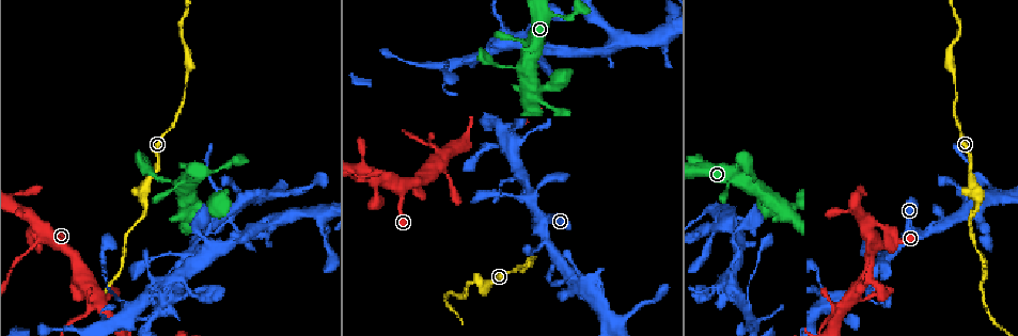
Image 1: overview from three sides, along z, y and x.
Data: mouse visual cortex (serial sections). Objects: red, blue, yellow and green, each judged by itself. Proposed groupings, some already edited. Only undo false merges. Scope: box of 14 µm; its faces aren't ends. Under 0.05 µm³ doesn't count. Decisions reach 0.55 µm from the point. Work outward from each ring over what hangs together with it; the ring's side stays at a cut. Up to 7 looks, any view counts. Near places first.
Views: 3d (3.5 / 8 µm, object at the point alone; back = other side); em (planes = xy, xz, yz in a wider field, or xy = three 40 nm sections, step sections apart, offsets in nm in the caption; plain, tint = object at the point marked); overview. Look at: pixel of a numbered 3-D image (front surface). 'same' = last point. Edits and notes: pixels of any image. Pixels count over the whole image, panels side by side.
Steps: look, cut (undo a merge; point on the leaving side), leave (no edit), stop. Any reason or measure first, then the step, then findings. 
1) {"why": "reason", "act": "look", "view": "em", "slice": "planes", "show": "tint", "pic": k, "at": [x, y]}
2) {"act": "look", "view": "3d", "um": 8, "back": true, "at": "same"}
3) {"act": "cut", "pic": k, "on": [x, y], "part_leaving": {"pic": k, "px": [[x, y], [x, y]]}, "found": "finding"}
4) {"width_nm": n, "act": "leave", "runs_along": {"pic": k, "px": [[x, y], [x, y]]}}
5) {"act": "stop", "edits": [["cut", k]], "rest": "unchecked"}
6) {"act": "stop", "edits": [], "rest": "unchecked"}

{"why": "small branch off a trunk", "act": "look", "view": "3d", "um": 3.5, "pic": 1, "at": [242, 199]}

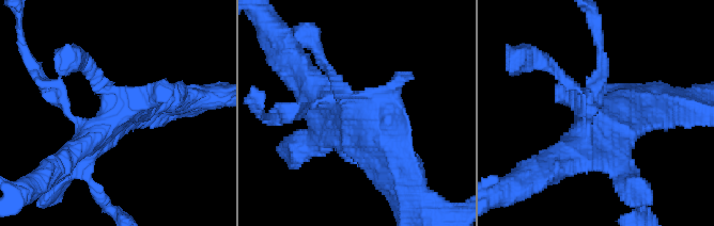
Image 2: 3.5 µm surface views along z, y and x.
{"act": "look", "view": "em", "slice": "planes", "show": "tint", "pic": 2, "at": [356, 110]}

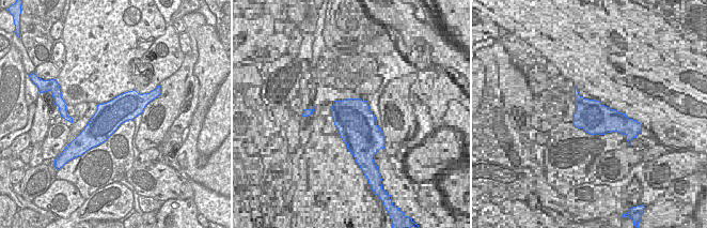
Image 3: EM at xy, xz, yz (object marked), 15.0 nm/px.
{"why": "cut it another way", "act": "look", "view": "em", "slice": "xy", "step": 5, "show": "tint", "at": "same"}

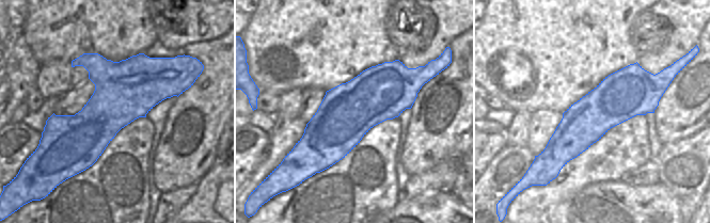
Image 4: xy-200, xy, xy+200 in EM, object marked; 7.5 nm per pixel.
{"width_nm": 420, "act": "leave", "runs_along": {"pic": 2, "px": [[308, 76], [370, 122], [400, 158]]}, "found": "continuous, no second cell"}

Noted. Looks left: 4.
{"why": "a narrow waist", "act": "look", "view": "3d", "um": 3.5, "back": true, "pic": 1, "at": [867, 252]}

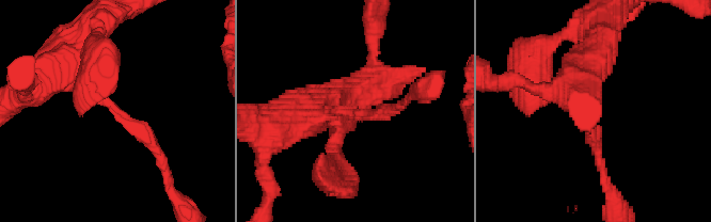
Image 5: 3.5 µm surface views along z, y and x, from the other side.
{"arm_widths_nm": [200, 400], "why": "need the tissue", "act": "look", "view": "em", "slice": "xy", "step": 5, "show": "plain", "pic": 5, "at": [117, 106]}

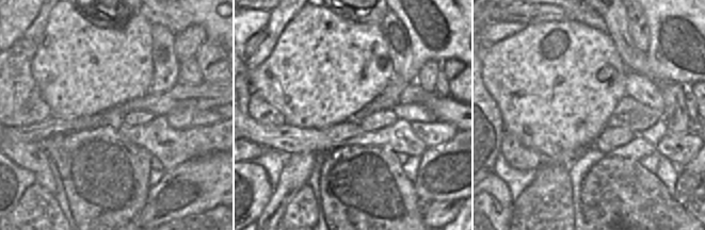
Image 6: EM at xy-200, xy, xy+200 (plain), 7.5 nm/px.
{"why": "with the object marked", "act": "look", "view": "em", "slice": "xy", "step": 5, "show": "tint", "at": "same"}

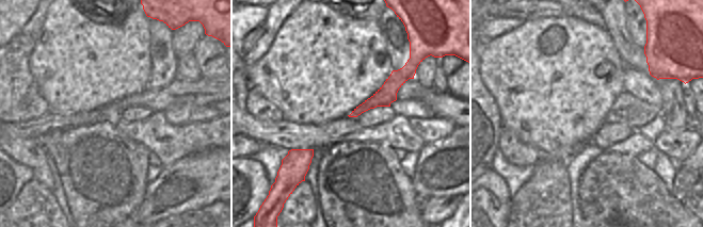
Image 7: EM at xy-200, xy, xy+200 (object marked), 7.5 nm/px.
{"act": "leave", "runs_along": {"pic": 7, "px": [[408, 71], [378, 99], [354, 114]]}, "found": "continuous, no second cell"}

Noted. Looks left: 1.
{"why": "a fork", "act": "look", "view": "3d", "um": 3.5, "pic": 1, "at": [483, 285]}

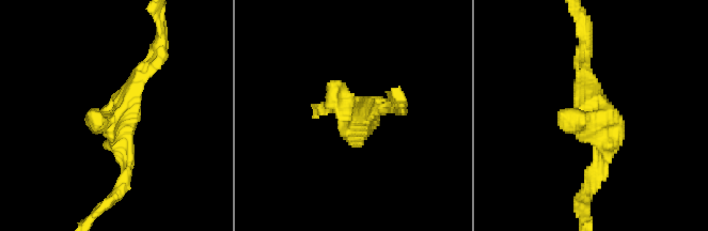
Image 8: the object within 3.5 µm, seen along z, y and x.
{"act": "leave", "runs_along": {"pic": 8, "px": [[153, 61], [120, 120], [123, 186]]}, "found": "continuous, no second cell"}

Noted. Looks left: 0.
{"act": "stop", "edits": [], "rest": "unchecked"}

